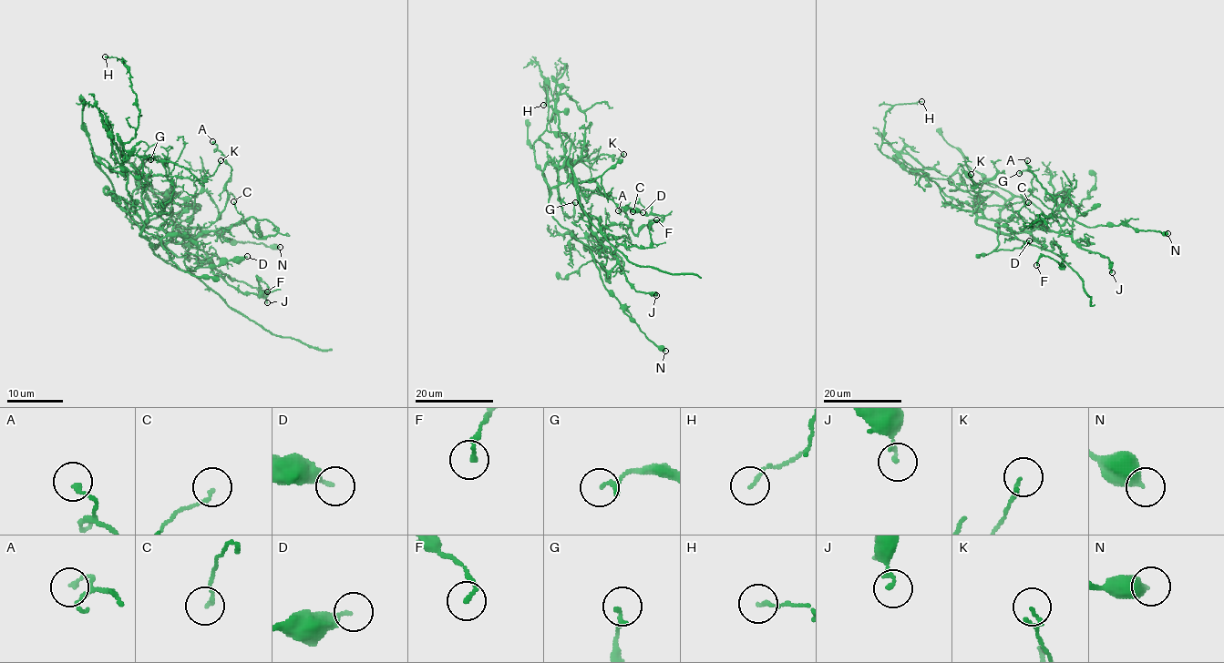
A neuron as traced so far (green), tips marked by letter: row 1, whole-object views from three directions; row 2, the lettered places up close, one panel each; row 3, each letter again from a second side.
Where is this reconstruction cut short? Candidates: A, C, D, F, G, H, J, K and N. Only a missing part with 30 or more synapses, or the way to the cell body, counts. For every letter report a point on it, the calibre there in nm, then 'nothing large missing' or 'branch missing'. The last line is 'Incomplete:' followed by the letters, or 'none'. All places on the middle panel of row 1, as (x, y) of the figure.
A: (618, 210) | 160 nm | nothing large missing
C: (632, 211) | 120 nm | nothing large missing
D: (642, 212) | 260 nm | nothing large missing
F: (656, 219) | 180 nm | nothing large missing
G: (575, 202) | 200 nm | nothing large missing
H: (543, 105) | 120 nm | nothing large missing
J: (656, 295) | 150 nm | nothing large missing
K: (623, 154) | 90 nm | nothing large missing
N: (665, 351) | 500 nm | nothing large missing
Incomplete: none

